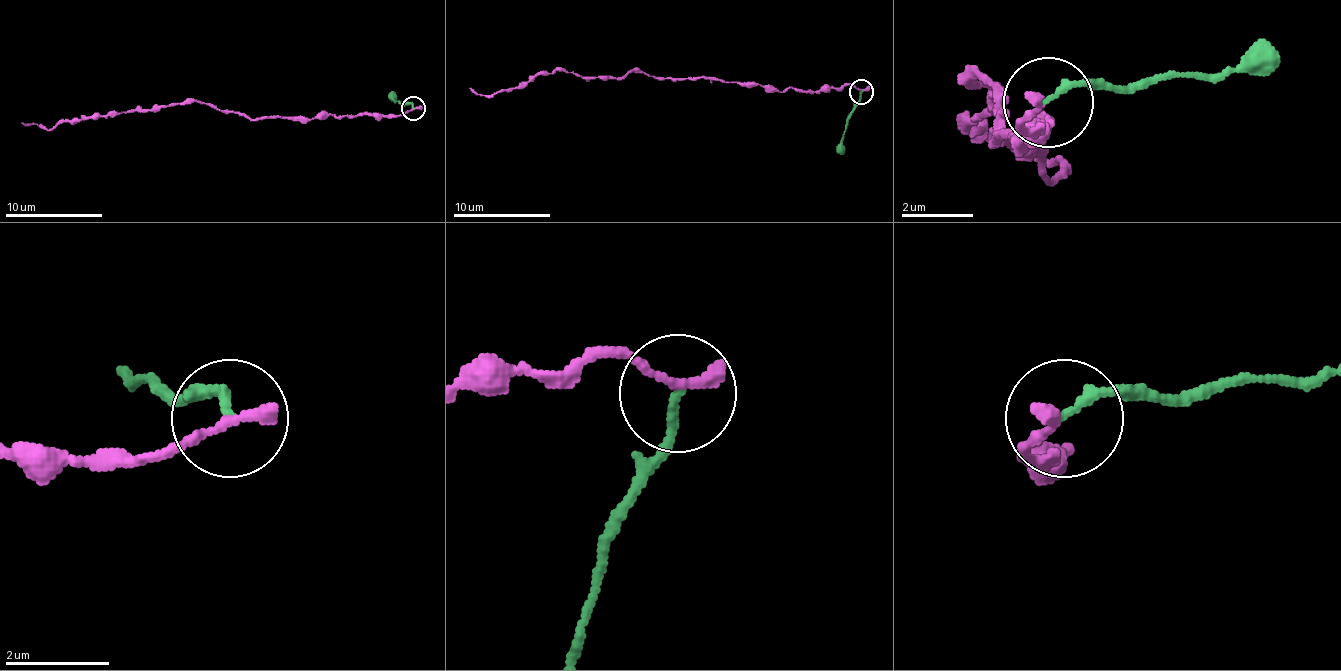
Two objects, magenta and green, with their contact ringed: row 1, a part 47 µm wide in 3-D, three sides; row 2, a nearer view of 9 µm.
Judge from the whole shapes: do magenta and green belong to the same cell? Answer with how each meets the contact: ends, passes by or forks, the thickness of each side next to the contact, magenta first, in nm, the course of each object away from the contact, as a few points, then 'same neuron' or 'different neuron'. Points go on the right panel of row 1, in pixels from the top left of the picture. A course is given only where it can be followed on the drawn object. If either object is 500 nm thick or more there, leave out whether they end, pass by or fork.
magenta ends; green ends; calibres 280 and 180 nm; course magenta (1046, 104), (992, 140), (974, 77), (965, 122), (1064, 167), (1037, 158); course green (1046, 104), (1091, 86), (1262, 68), (1280, 50); different neuron

